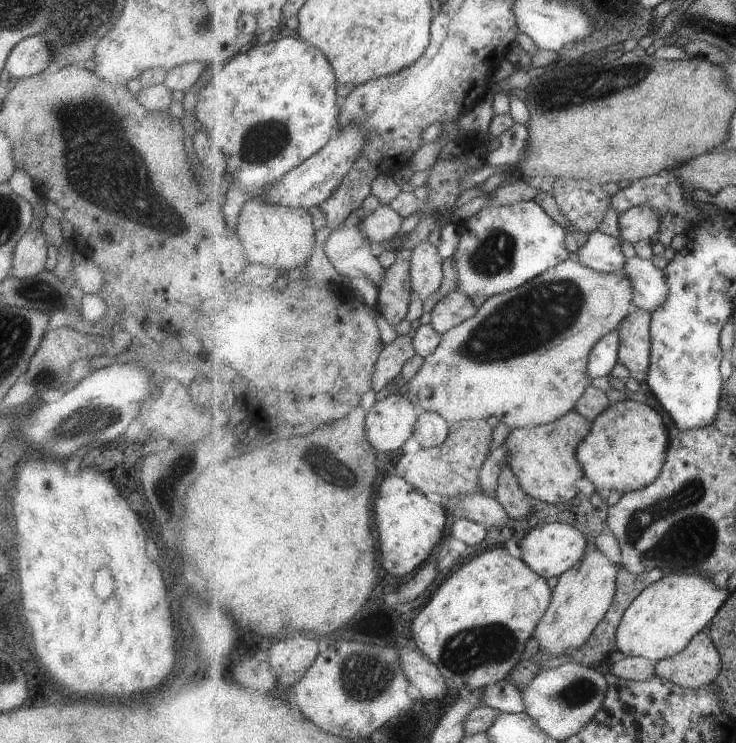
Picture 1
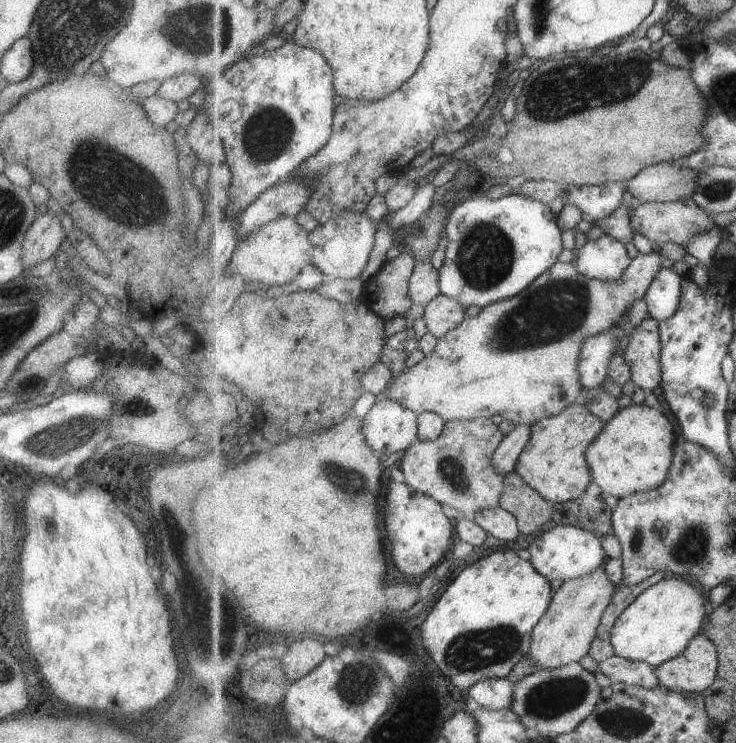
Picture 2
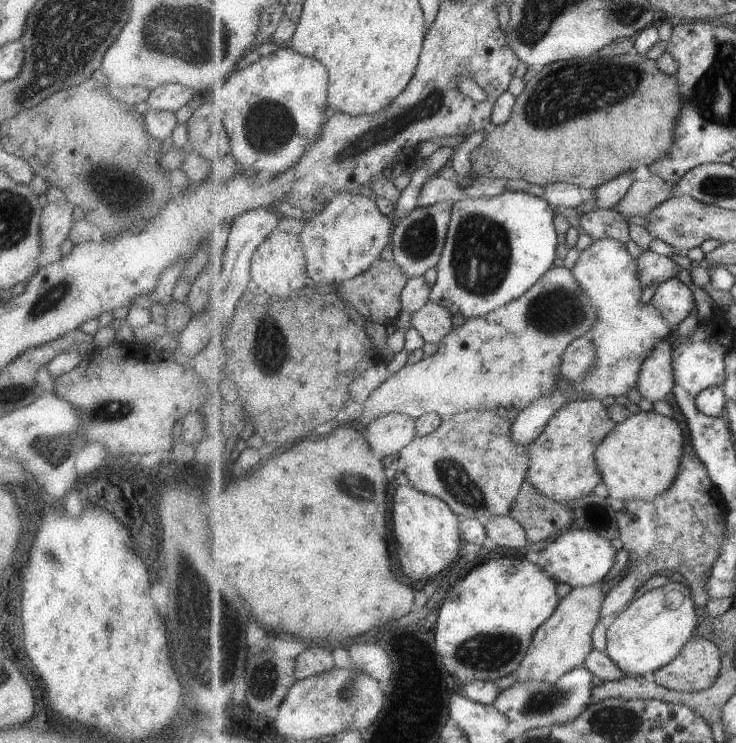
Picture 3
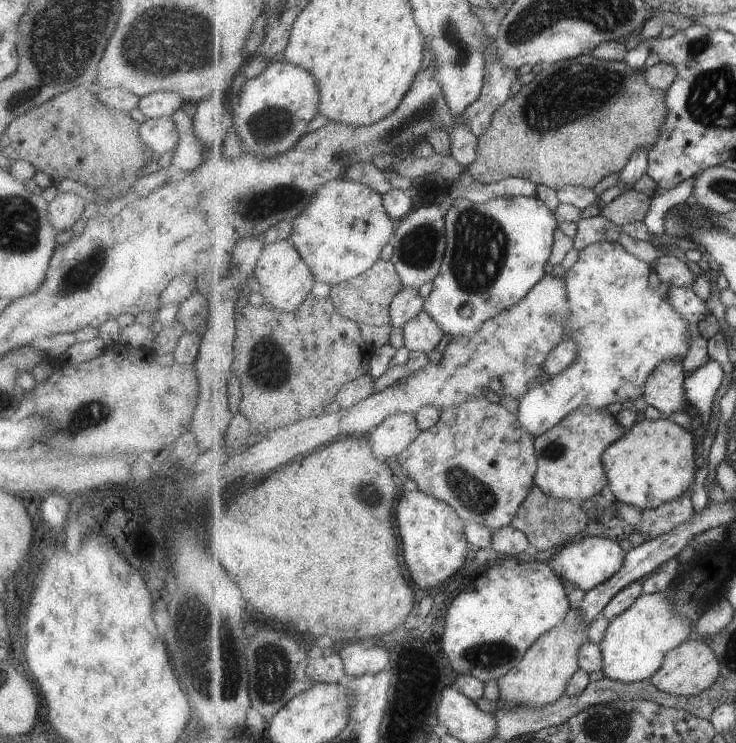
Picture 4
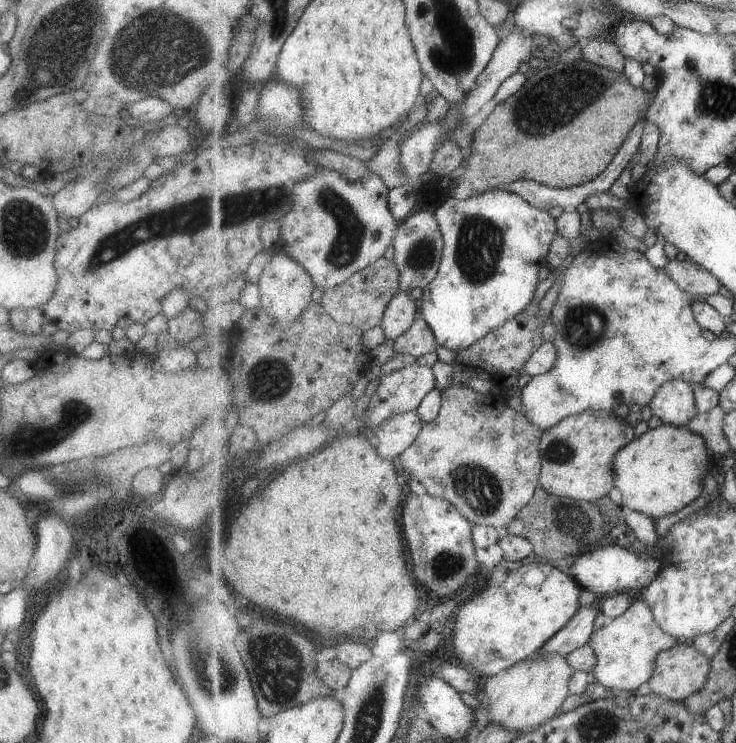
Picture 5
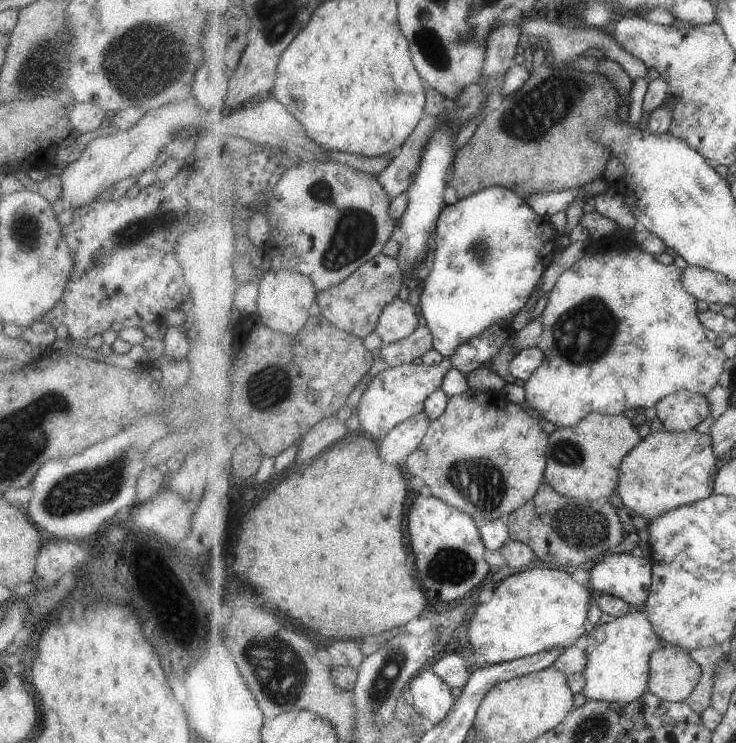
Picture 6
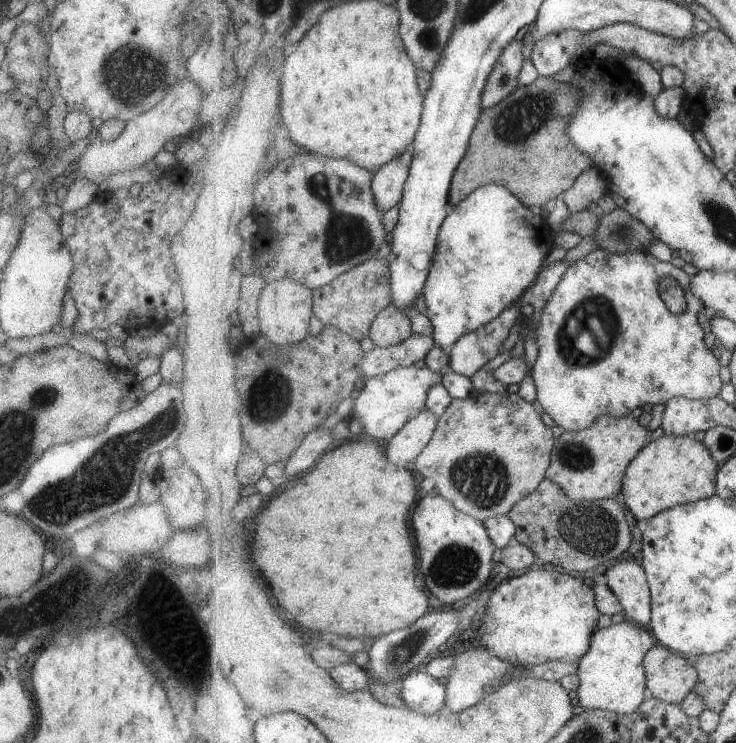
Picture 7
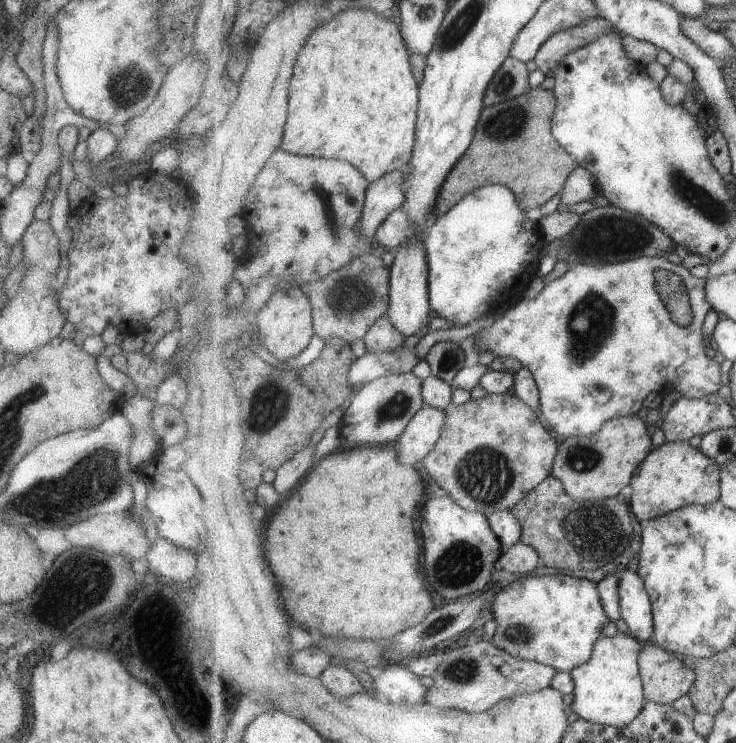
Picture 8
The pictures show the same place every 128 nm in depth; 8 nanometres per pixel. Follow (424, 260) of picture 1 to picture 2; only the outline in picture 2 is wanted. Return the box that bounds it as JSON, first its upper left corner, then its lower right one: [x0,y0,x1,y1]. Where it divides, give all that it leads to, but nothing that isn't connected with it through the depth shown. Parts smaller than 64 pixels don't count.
[409,258,441,307]

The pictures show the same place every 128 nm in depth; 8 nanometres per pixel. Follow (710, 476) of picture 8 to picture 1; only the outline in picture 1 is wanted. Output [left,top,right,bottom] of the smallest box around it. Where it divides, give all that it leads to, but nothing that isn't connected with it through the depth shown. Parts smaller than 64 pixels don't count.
[578,399,670,494]

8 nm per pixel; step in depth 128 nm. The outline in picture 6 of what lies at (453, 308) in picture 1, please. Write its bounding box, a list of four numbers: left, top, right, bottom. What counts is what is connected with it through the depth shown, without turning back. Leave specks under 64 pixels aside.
[380,325,434,367]

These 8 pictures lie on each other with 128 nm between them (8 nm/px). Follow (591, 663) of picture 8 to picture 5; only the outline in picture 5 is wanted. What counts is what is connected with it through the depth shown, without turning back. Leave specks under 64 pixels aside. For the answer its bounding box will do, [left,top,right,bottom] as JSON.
[591,597,680,694]

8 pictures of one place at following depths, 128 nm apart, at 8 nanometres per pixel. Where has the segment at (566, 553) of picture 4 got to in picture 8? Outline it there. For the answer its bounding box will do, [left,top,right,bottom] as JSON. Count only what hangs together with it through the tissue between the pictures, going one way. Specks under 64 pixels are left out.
[619,569,655,645]

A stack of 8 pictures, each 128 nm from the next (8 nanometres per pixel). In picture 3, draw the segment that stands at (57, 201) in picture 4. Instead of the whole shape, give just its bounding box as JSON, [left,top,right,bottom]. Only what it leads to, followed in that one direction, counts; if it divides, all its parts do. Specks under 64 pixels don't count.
[39,201,73,248]

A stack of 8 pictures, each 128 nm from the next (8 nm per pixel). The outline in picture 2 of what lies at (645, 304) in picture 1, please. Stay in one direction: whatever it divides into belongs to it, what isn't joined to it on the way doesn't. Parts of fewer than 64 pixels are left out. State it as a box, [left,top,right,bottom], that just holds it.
[644,268,684,322]

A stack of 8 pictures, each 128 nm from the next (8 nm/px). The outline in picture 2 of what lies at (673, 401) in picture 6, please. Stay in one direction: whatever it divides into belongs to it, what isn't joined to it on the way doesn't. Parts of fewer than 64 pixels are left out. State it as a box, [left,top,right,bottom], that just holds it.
[624,315,663,390]

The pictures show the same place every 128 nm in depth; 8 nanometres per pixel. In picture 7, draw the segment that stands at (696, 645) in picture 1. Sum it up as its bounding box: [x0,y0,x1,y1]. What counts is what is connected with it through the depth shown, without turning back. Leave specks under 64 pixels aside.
[643,644,698,703]

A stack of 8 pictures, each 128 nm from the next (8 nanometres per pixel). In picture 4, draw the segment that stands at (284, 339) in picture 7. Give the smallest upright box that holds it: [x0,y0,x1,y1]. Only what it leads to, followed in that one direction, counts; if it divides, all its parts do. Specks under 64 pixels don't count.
[255,238,316,312]

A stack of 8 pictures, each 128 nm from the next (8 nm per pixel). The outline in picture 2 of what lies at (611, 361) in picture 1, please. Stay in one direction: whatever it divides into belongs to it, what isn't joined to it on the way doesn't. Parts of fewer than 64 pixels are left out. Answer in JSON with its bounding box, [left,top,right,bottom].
[579,298,649,390]

